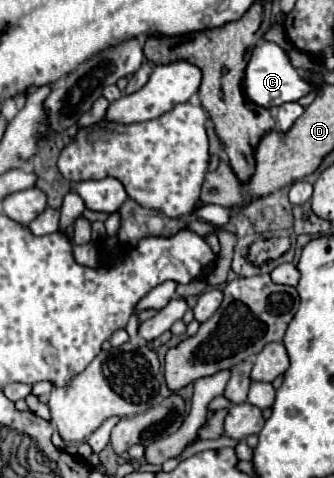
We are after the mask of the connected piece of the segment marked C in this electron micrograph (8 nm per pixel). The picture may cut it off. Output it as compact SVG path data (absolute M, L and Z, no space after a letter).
M265 41L263 45L253 49L247 69L245 69L243 85L245 85L247 97L259 107L271 107L271 105L279 107L283 103L293 103L293 101L299 101L301 97L309 95L309 91L311 91L311 85L307 81L303 81L301 73L289 63L289 57L285 55L285 51L279 45L269 43L269 41Z

